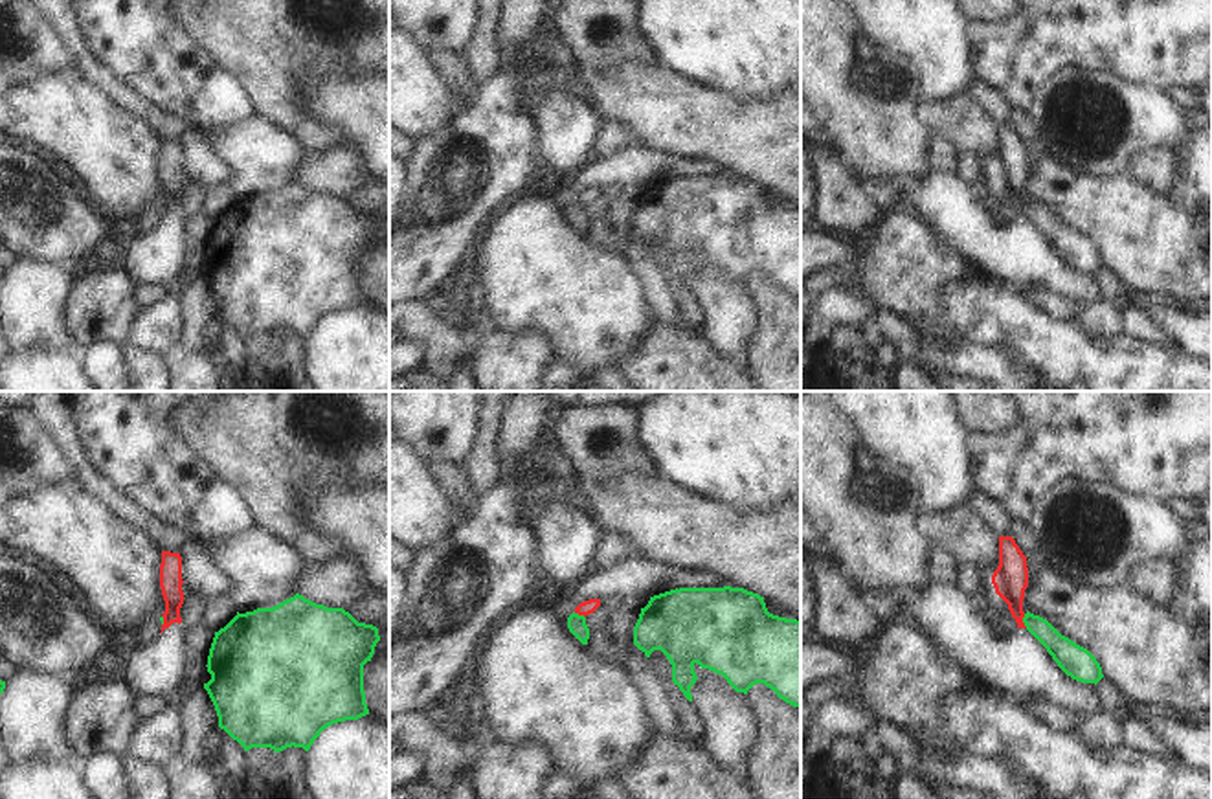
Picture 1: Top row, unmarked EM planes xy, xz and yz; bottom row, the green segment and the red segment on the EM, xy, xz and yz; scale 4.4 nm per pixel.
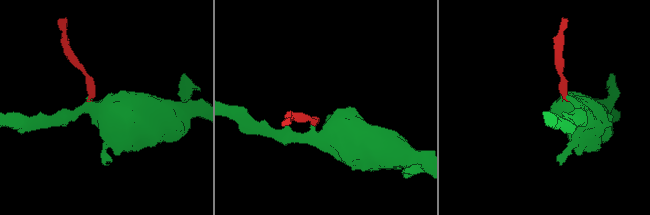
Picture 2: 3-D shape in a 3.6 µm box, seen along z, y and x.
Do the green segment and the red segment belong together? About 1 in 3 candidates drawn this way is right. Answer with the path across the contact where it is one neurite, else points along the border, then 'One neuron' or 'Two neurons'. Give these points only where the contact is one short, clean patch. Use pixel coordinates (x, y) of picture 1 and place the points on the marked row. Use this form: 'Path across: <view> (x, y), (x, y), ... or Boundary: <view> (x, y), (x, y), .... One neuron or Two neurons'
Boundary: yz (1023, 614), (1027, 627). Two neurons.

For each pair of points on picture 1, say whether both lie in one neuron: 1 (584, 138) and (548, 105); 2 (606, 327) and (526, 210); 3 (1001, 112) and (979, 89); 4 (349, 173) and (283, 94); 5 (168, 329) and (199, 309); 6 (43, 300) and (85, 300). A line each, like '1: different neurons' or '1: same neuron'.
1: same neuron
2: same neuron
3: same neuron
4: different neurons
5: different neurons
6: different neurons

